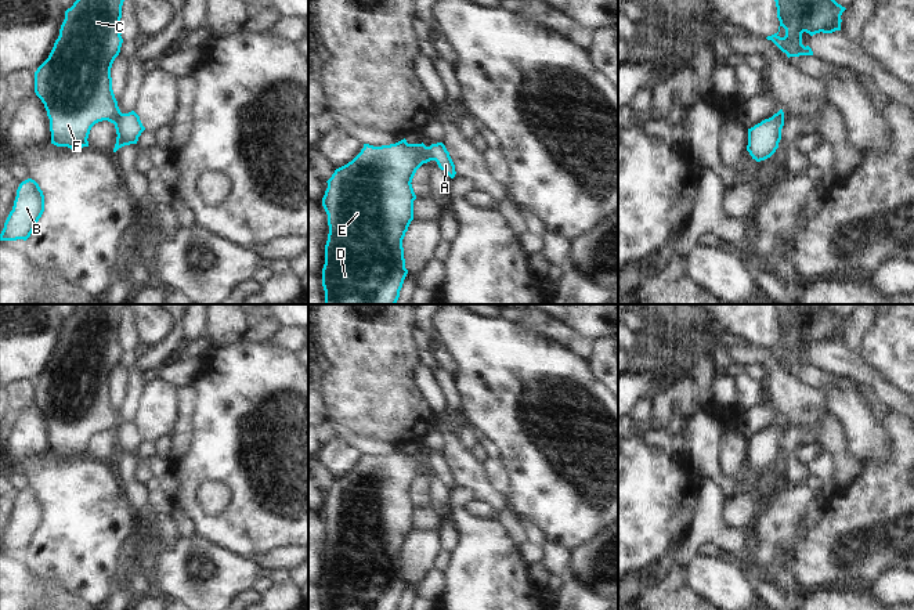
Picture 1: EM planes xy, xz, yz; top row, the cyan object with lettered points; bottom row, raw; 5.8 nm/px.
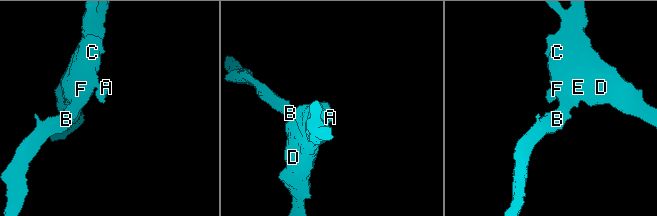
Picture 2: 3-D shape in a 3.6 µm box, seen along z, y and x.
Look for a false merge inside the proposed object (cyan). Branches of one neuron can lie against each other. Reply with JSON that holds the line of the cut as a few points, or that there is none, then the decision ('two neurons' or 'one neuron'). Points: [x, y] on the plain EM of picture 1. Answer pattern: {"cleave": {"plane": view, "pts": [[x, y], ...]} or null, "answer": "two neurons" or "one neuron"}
{"cleave": {"plane": "xz", "pts": [[426, 457], [432, 469]]}, "answer": "two neurons"}

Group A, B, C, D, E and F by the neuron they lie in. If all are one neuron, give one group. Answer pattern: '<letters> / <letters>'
A / B C D E F

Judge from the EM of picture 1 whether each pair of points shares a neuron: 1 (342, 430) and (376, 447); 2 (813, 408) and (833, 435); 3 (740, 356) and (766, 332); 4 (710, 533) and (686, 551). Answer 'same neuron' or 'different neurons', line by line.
1: same neuron
2: different neurons
3: different neurons
4: same neuron

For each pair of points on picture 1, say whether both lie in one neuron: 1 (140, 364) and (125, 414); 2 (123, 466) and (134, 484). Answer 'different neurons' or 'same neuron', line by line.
1: different neurons
2: same neuron

